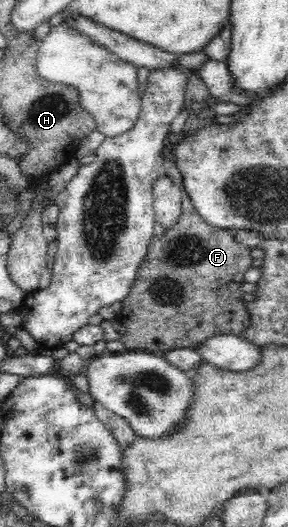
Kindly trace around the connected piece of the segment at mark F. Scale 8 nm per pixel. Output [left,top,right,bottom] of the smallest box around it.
[116,193,253,352]

